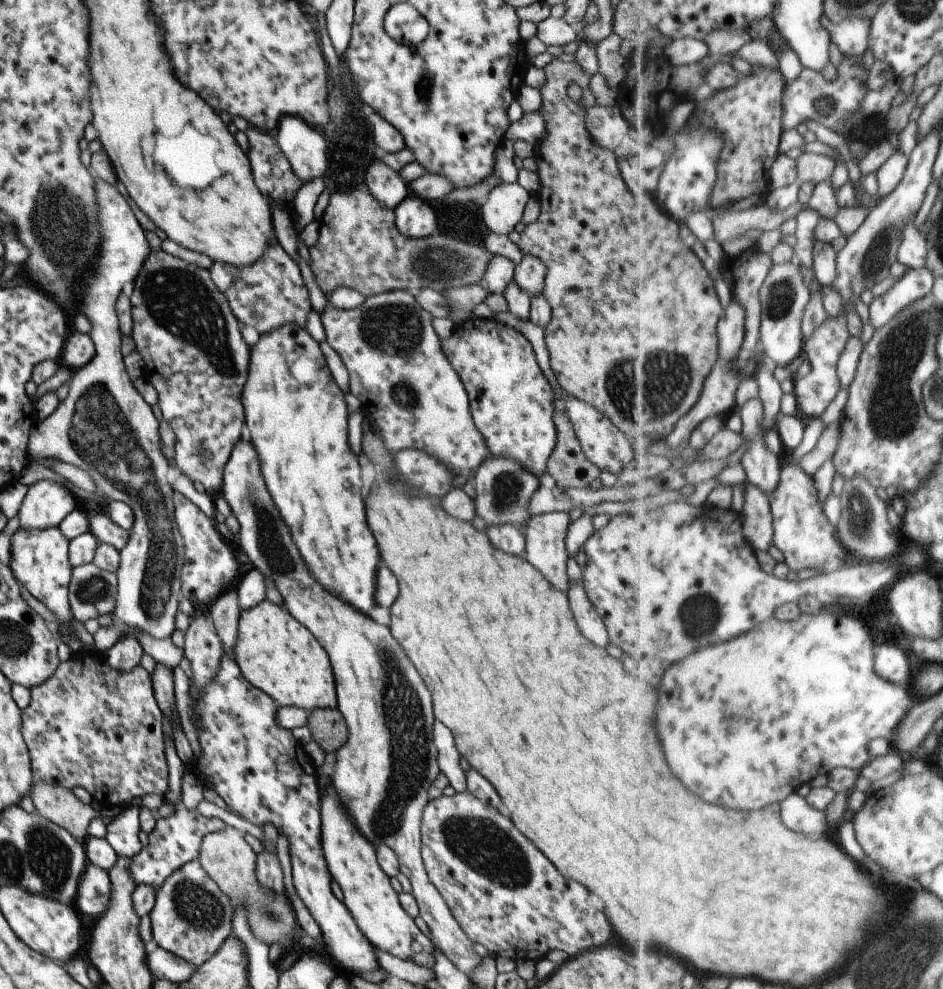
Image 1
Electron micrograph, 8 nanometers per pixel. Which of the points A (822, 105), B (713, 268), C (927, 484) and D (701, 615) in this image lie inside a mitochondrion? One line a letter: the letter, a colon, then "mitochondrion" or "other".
A: mitochondrion
B: other
C: other
D: mitochondrion

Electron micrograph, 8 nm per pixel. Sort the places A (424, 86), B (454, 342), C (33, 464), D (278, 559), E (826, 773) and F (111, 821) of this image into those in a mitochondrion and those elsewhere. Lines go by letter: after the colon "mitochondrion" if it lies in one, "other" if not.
A: mitochondrion
B: other
C: other
D: mitochondrion
E: other
F: other

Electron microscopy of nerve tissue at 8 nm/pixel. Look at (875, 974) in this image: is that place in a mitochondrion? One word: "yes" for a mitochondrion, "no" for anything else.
yes

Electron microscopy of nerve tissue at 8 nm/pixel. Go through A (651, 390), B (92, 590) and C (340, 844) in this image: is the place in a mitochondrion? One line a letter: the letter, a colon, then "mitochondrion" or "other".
A: mitochondrion
B: mitochondrion
C: other

